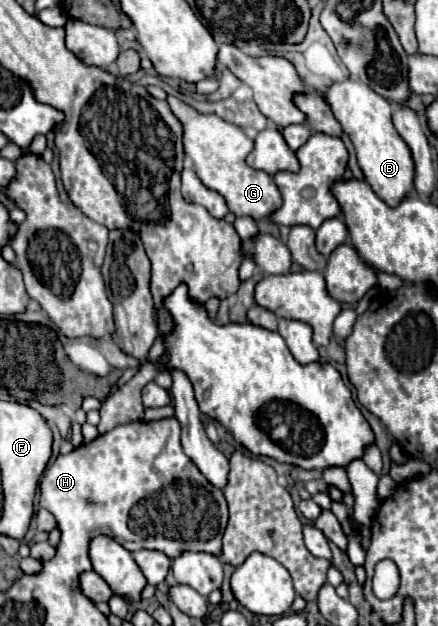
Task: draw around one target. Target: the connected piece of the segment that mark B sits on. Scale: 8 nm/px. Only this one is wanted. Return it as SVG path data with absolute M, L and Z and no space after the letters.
M351 77L345 81L335 81L331 87L327 87L323 93L323 99L331 107L343 131L349 135L357 153L359 167L365 175L365 181L371 185L371 189L375 189L375 193L387 205L395 207L413 189L415 165L405 141L399 137L399 133L393 127L391 103L385 101L367 85L363 85L361 81Z

